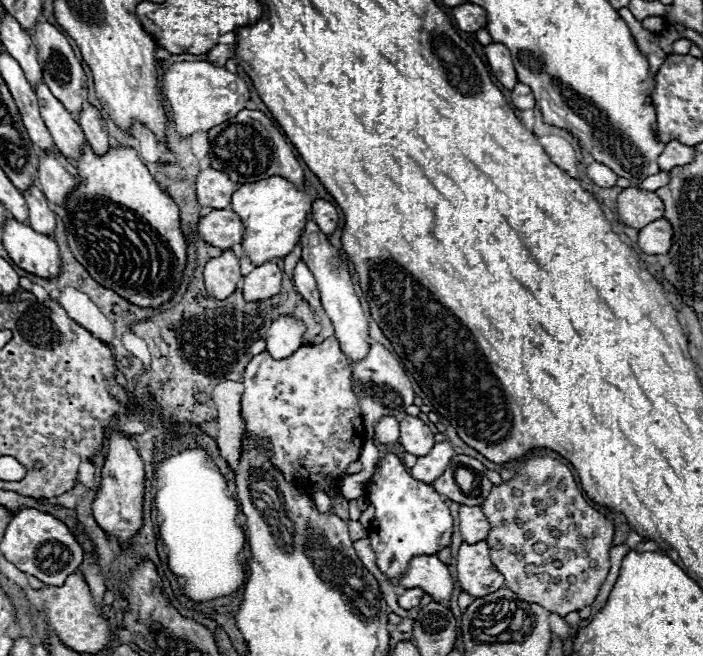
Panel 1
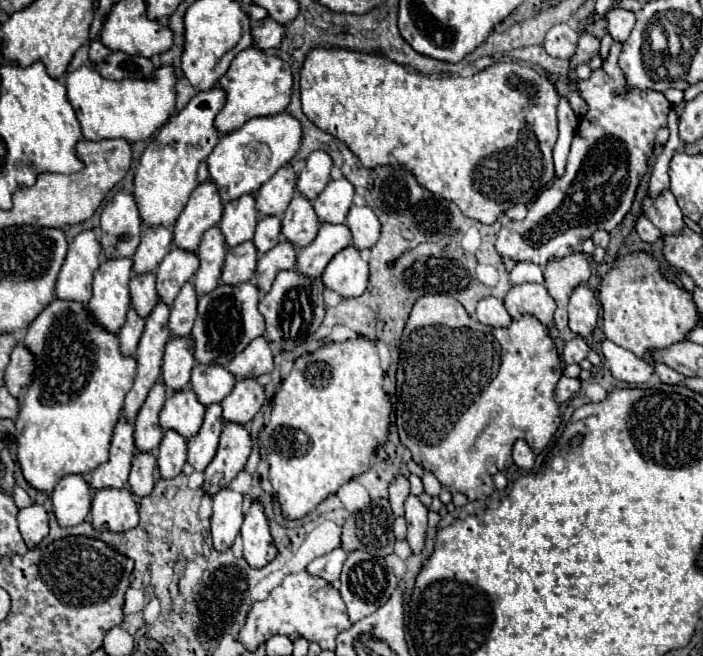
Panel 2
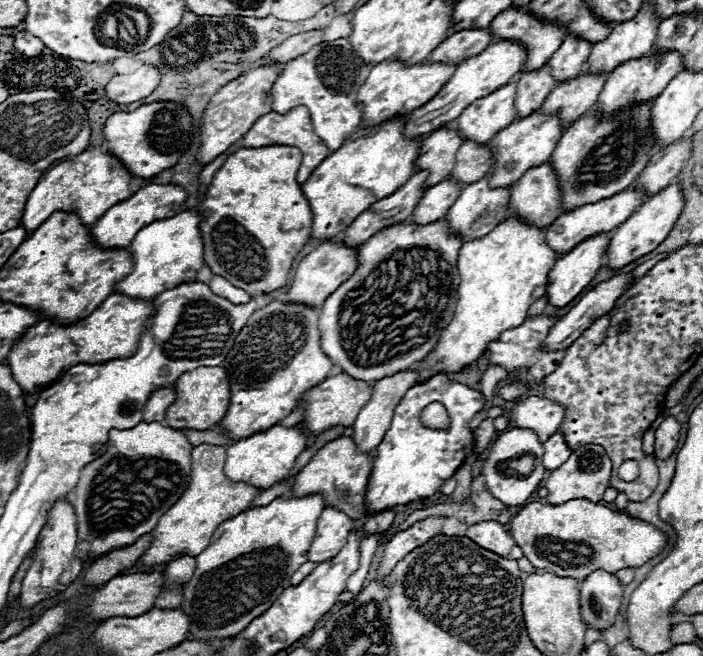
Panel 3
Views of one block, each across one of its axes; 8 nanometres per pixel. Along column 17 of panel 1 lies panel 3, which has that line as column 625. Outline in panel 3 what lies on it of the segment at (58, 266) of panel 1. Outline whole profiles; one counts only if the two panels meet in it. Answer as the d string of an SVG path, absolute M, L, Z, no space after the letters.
M670 184L666 186L662 192L658 192L656 196L652 196L650 200L646 200L636 212L632 212L632 216L622 222L616 232L610 238L610 246L606 252L608 258L608 266L610 268L620 268L630 264L632 260L652 252L670 232L670 228L676 224L678 216L682 214L684 208L684 192L682 192L682 184Z

